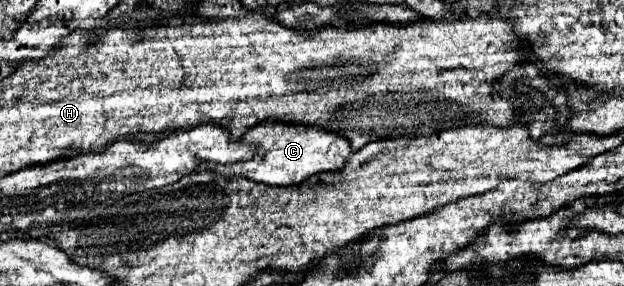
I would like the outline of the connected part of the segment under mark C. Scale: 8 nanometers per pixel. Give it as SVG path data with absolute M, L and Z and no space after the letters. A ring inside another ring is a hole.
M264 121L252 127L242 141L250 141L258 147L258 157L252 161L232 163L232 165L204 165L204 169L220 173L224 177L242 175L250 181L266 183L266 185L300 185L302 181L310 179L312 175L324 173L324 171L338 171L342 165L346 165L350 153L354 153L350 141L334 131L326 131L320 127L304 127L304 125L290 125L282 121Z

